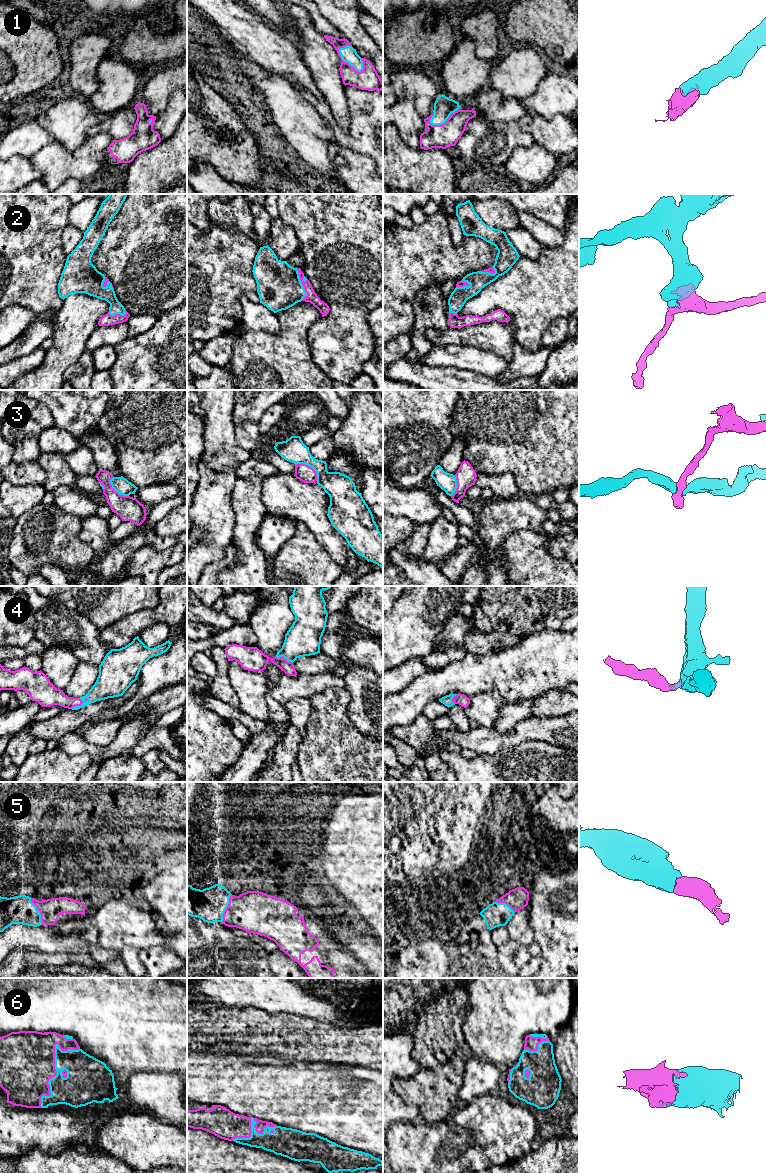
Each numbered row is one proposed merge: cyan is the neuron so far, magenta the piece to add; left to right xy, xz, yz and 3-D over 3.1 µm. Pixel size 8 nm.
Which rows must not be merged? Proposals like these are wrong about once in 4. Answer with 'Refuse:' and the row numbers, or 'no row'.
Refuse: 3

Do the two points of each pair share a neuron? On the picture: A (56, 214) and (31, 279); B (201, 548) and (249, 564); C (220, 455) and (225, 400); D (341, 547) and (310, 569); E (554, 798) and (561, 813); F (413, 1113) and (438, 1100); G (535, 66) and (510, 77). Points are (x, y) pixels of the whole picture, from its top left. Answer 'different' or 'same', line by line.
A: same
B: different
C: same
D: different
E: same
F: different
G: same

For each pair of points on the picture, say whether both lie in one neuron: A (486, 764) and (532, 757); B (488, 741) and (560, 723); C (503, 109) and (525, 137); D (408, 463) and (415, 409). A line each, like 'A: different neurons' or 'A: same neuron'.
A: same neuron
B: same neuron
C: different neurons
D: same neuron

